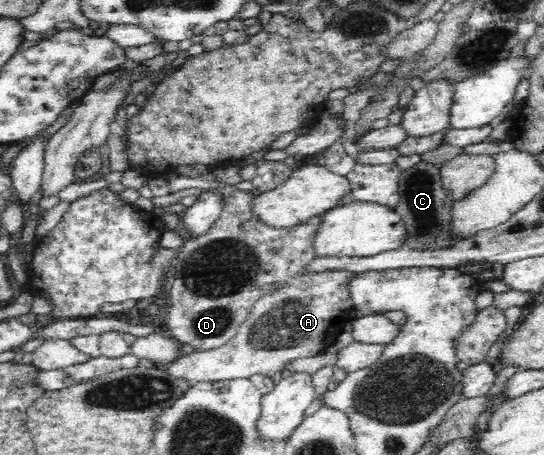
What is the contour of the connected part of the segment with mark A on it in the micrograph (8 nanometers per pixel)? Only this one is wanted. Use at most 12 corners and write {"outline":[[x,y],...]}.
{"outline":[[358,273],[259,299],[229,345],[160,368],[191,386],[272,376],[336,341]]}

